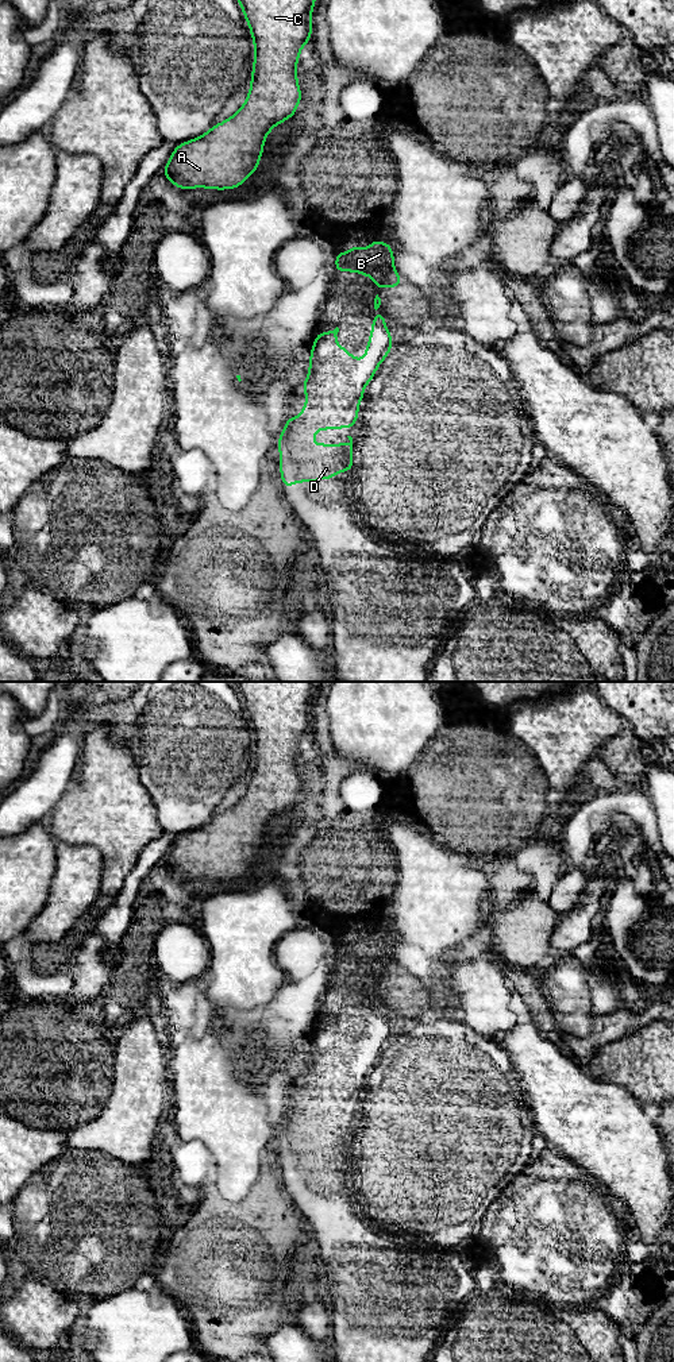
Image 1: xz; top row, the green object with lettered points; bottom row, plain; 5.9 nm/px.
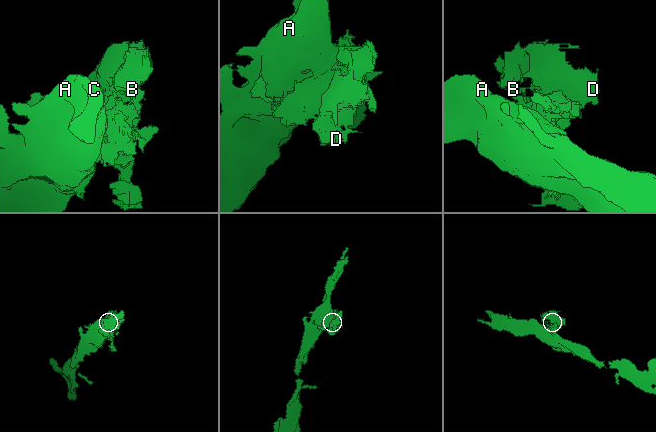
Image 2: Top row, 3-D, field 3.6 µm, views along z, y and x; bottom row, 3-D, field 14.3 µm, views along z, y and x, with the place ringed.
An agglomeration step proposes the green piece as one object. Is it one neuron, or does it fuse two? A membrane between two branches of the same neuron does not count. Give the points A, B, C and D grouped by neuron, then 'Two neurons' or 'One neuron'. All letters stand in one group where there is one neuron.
Groups: A C / B D. Two neurons

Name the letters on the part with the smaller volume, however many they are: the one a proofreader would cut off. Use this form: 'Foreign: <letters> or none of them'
Foreign: B, D

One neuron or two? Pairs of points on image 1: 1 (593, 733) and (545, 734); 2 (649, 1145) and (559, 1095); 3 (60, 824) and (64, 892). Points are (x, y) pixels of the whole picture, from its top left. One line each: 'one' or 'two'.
1: one
2: one
3: two

